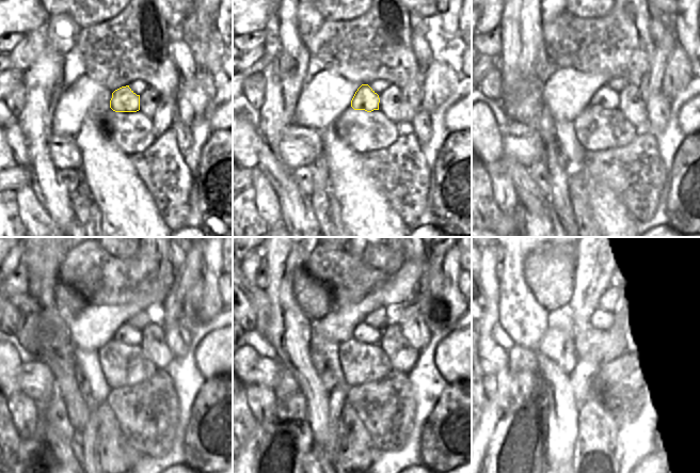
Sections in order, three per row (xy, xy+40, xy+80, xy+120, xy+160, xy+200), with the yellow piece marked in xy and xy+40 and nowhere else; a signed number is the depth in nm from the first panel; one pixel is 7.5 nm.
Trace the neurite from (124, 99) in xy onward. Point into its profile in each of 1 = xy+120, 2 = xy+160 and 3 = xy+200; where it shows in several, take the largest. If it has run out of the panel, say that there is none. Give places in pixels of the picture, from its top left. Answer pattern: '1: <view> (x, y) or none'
1: xy+120 (127, 334)
2: xy+160 (363, 333)
3: xy+200 (604, 330)

